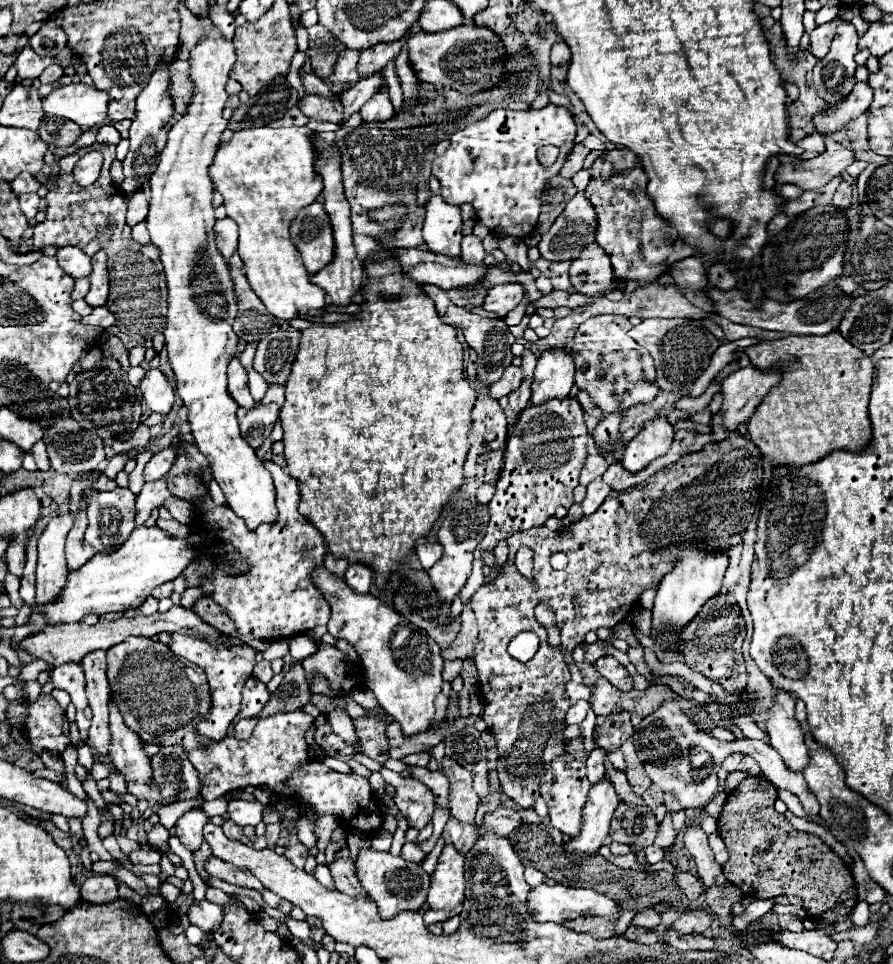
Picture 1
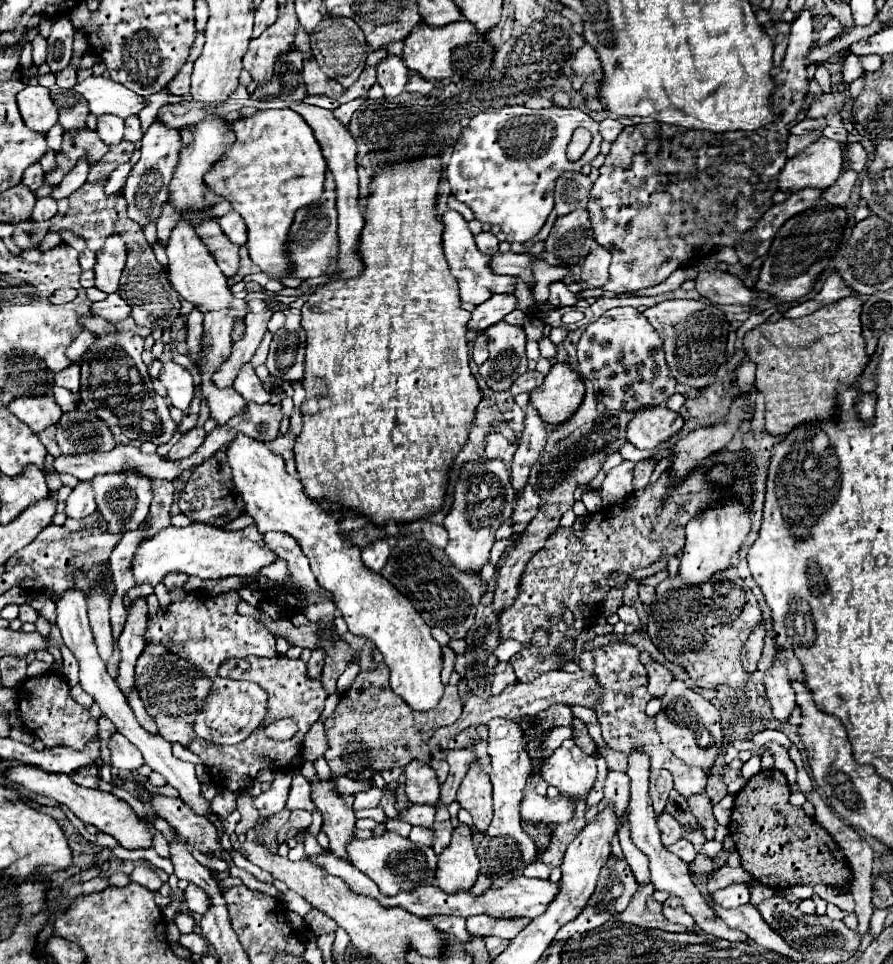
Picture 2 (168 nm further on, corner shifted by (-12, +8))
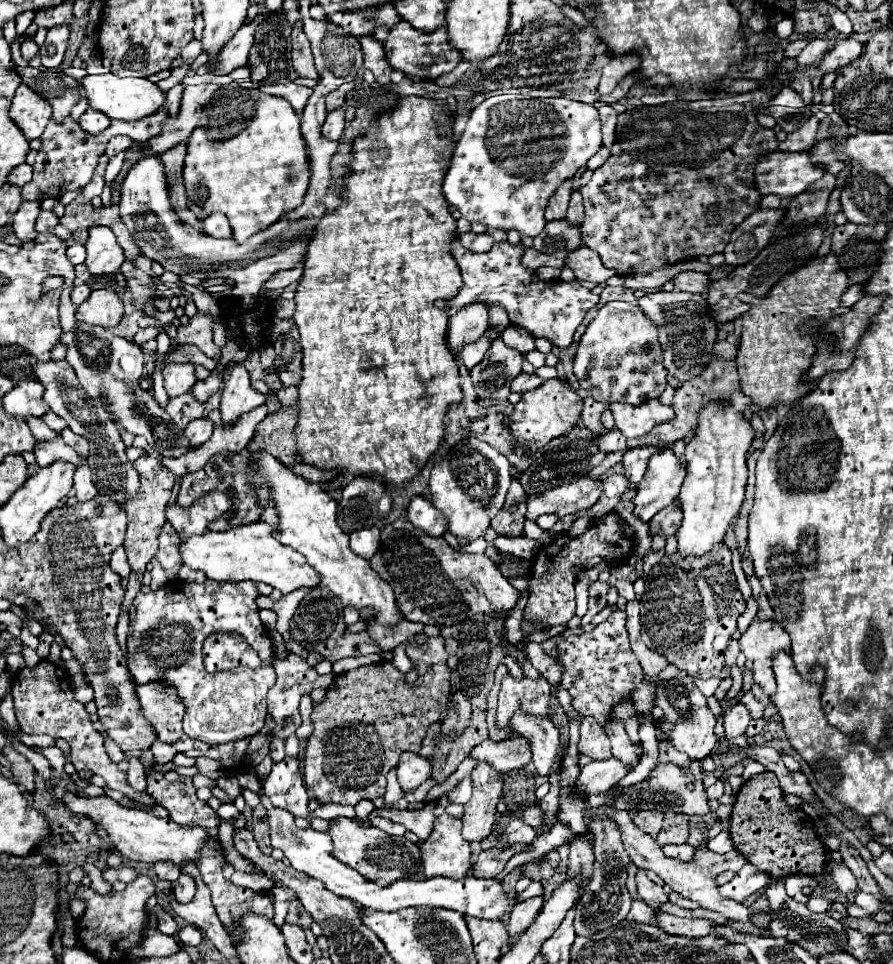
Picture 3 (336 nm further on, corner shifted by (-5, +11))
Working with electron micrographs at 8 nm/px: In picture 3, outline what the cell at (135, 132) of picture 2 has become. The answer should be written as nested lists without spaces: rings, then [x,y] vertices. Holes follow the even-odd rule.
[[[113,137],[113,139],[107,143],[105,153],[107,153],[109,157],[113,157],[113,155],[117,155],[119,151],[125,151],[129,145],[131,145],[131,139],[129,139],[129,137]]]

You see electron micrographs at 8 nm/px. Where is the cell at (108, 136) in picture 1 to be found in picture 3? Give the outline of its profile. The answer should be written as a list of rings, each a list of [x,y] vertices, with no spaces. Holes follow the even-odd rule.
[[[89,107],[89,109],[81,115],[81,119],[79,119],[81,129],[87,131],[87,133],[91,133],[91,135],[99,135],[103,129],[107,129],[109,123],[111,123],[111,121],[109,121],[109,117],[107,117],[105,113],[99,113],[99,111],[91,109],[91,107]]]

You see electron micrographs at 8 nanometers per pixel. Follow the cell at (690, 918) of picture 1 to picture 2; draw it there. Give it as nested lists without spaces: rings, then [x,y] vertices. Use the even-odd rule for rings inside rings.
[[[732,884],[728,888],[712,894],[712,900],[722,904],[724,908],[738,908],[750,902],[750,886],[748,884]]]

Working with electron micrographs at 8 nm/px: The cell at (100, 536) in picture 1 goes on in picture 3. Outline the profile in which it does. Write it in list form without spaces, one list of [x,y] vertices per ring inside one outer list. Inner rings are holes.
[[[67,361],[37,363],[35,373],[45,387],[45,401],[51,407],[51,411],[57,413],[59,417],[63,417],[75,433],[89,439],[91,449],[89,449],[87,465],[91,467],[91,473],[95,475],[95,485],[105,487],[105,491],[101,491],[101,495],[111,497],[111,501],[115,501],[119,507],[123,507],[131,497],[135,497],[135,493],[139,493],[139,473],[135,471],[133,463],[125,455],[125,445],[121,441],[117,425],[113,423],[113,417],[103,409],[103,405],[99,401],[89,399],[85,395],[83,387],[79,385],[79,381],[75,377],[75,371],[71,369],[71,365],[67,365]]]

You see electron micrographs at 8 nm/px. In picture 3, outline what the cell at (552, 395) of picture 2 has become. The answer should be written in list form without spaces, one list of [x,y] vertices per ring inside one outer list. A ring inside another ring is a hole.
[[[549,379],[539,389],[527,391],[521,395],[521,401],[515,405],[511,419],[507,425],[511,427],[517,445],[525,447],[527,453],[533,453],[547,445],[553,437],[559,437],[567,431],[571,431],[577,425],[577,419],[583,409],[581,395],[563,379]]]

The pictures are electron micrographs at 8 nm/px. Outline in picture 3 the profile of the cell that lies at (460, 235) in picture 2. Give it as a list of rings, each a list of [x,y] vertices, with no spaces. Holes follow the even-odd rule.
[[[455,237],[451,241],[451,255],[457,261],[461,275],[463,275],[463,289],[459,289],[459,295],[453,301],[439,301],[439,305],[447,307],[449,313],[461,309],[463,305],[469,305],[473,301],[485,301],[487,305],[503,305],[509,313],[511,325],[519,325],[527,329],[533,337],[545,337],[551,343],[557,343],[557,347],[567,347],[573,341],[573,333],[583,321],[585,313],[597,305],[599,295],[593,295],[589,289],[581,287],[579,281],[565,283],[565,281],[543,281],[533,271],[527,271],[521,265],[521,255],[525,247],[523,245],[509,245],[507,241],[493,245],[493,257],[489,253],[471,253],[465,249]]]

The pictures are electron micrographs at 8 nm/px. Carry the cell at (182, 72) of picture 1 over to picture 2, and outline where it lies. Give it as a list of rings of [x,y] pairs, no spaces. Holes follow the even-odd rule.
[[[184,64],[178,74],[170,80],[168,90],[172,94],[180,94],[180,96],[188,96],[190,94],[190,76],[192,76],[192,64]]]

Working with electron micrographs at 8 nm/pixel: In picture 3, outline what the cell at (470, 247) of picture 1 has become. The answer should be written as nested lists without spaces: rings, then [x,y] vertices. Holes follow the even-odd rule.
[[[465,233],[465,235],[461,235],[461,243],[469,249],[469,251],[473,251],[473,253],[485,253],[485,251],[489,251],[491,247],[493,247],[493,237],[489,235],[489,233]]]

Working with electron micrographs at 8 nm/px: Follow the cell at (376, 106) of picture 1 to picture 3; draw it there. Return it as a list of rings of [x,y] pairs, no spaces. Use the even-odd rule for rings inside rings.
[[[361,37],[361,49],[365,55],[365,67],[375,75],[377,83],[381,85],[389,85],[391,83],[391,65],[385,57],[385,49],[379,41],[371,39],[371,37]]]

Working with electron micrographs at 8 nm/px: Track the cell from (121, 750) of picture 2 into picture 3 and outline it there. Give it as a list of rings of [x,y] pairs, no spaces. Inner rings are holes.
[[[127,757],[127,781],[135,791],[145,791],[145,769],[137,757]]]

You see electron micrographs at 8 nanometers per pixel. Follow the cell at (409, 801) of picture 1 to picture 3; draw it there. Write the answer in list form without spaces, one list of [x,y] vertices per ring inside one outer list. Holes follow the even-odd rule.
[[[403,753],[395,769],[403,793],[415,791],[431,775],[431,763],[415,753]]]

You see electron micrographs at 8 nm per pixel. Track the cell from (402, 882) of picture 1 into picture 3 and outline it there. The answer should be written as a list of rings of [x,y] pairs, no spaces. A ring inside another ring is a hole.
[[[337,817],[329,829],[329,835],[333,837],[333,857],[359,871],[365,879],[377,885],[391,885],[399,879],[413,879],[421,867],[421,851],[415,843],[407,841],[405,837],[387,835],[373,825],[363,827],[357,825],[353,819]]]

